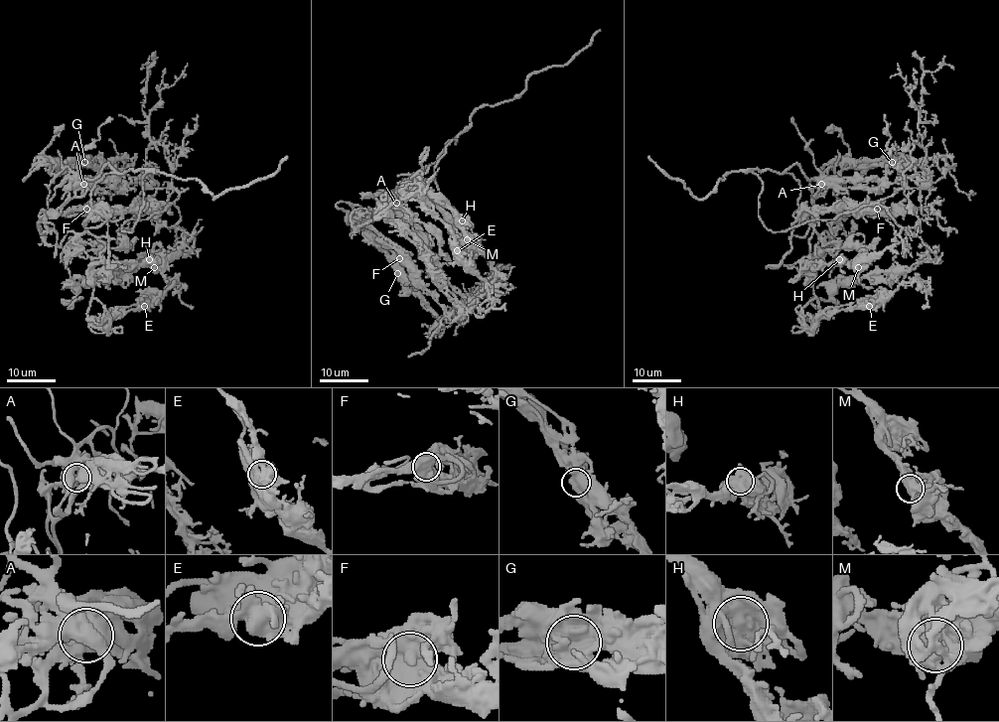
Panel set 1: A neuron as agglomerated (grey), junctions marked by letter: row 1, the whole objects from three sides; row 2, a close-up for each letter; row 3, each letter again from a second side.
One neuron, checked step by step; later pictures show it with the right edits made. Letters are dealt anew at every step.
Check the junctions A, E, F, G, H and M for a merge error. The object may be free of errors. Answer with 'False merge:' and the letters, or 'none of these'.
False merge: none of these

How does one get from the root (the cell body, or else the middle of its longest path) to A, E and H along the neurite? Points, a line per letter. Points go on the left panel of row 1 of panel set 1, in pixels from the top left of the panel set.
A: (141, 219), (160, 213), (93, 208), (93, 187), (113, 171), (107, 163), (83, 184)
E: (141, 219), (160, 213), (94, 213), (73, 241), (93, 263), (93, 296), (110, 320), (144, 306)
H: (141, 219), (171, 204), (181, 216), (171, 226), (184, 231), (182, 245), (171, 255), (149, 260)

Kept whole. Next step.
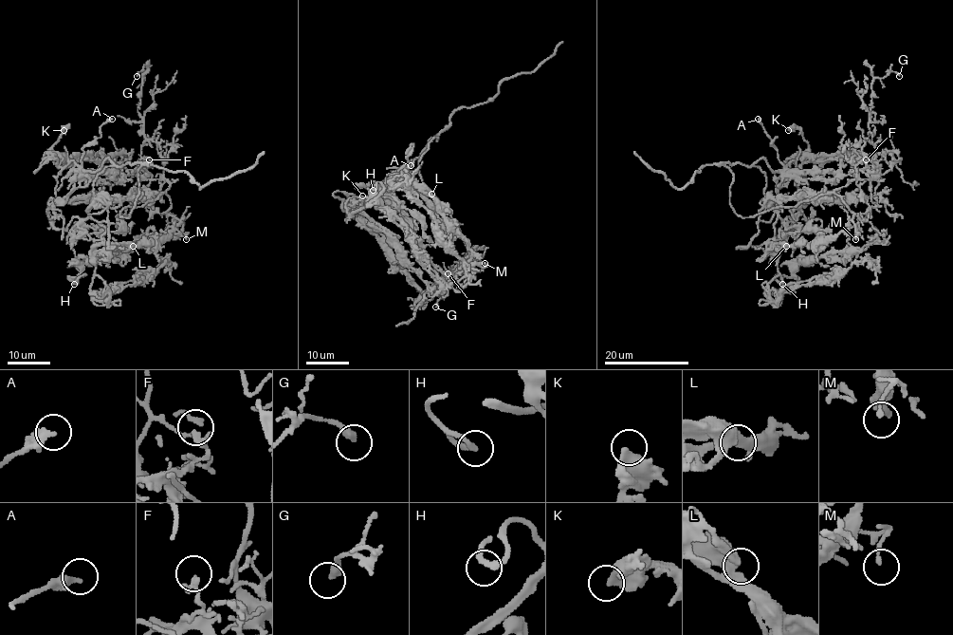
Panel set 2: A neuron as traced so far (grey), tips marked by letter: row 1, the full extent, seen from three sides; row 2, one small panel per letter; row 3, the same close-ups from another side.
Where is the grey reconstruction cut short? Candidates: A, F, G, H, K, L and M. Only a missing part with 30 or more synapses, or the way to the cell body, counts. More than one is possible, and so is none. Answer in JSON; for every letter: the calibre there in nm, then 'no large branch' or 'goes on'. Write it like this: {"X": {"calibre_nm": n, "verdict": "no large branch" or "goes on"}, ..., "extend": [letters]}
{"A": {"calibre_nm": 360, "verdict": "no large branch"}, "F": {"calibre_nm": 260, "verdict": "no large branch"}, "G": {"calibre_nm": 320, "verdict": "no large branch"}, "H": {"calibre_nm": 220, "verdict": "no large branch"}, "K": {"calibre_nm": 400, "verdict": "no large branch"}, "L": {"calibre_nm": 260, "verdict": "no large branch"}, "M": {"calibre_nm": 140, "verdict": "no large branch"}, "extend": []}

